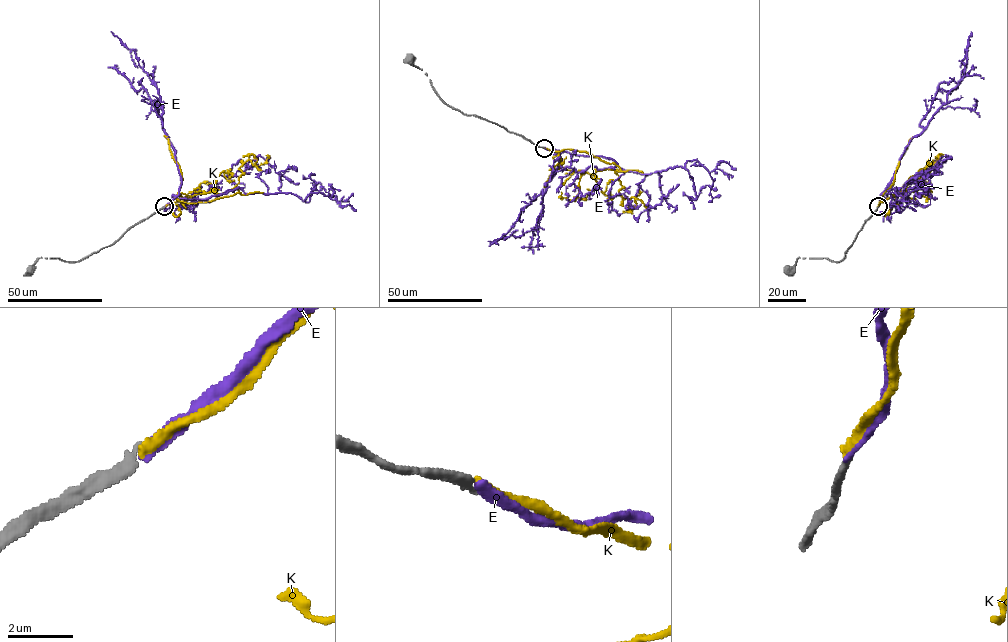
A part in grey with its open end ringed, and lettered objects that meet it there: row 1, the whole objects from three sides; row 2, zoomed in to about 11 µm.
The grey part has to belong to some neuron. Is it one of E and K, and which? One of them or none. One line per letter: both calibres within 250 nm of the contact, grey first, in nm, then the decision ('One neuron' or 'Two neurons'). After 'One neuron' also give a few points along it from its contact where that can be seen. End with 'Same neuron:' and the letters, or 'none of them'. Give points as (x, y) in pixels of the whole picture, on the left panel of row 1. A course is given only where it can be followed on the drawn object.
E: Thickness 280 nm (grey) against 260 nm. One neuron. Its course: (164, 206), (173, 196), (207, 199), (239, 187), (304, 201), (310, 193), (330, 197), (330, 188), (341, 190)
K: Thickness 240 nm (grey) against 280 nm. Two neurons
Same neuron: E

